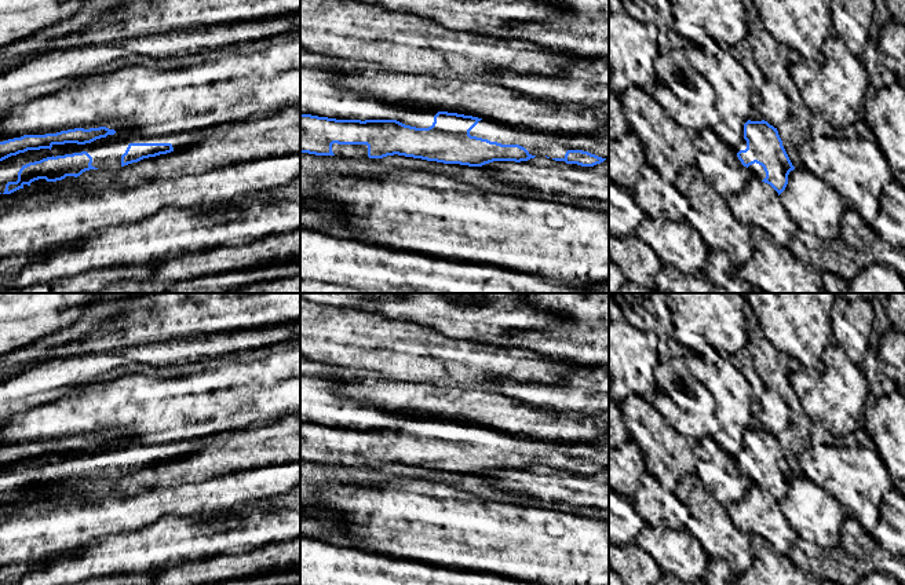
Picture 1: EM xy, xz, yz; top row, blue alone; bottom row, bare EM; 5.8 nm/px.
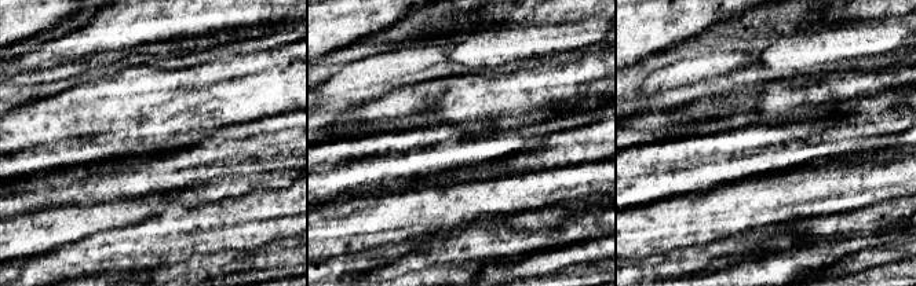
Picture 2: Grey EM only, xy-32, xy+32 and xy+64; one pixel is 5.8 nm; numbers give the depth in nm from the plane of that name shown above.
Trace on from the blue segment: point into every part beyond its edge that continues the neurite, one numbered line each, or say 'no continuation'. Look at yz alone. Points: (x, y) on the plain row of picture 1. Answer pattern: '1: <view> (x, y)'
no continuation

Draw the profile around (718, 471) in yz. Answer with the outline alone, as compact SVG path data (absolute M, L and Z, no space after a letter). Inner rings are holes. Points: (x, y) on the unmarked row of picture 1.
M708 435L693 443L697 447L694 474L704 489L725 507L740 501L752 482L737 461Z

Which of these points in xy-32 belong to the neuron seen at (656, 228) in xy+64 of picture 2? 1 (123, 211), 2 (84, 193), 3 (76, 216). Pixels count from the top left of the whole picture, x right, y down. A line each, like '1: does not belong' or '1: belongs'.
1: belongs
2: does not belong
3: belongs

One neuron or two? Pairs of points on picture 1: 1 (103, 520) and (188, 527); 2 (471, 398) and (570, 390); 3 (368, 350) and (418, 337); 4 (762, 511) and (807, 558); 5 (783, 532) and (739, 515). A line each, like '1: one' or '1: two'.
1: two
2: two
3: one
4: two
5: one

